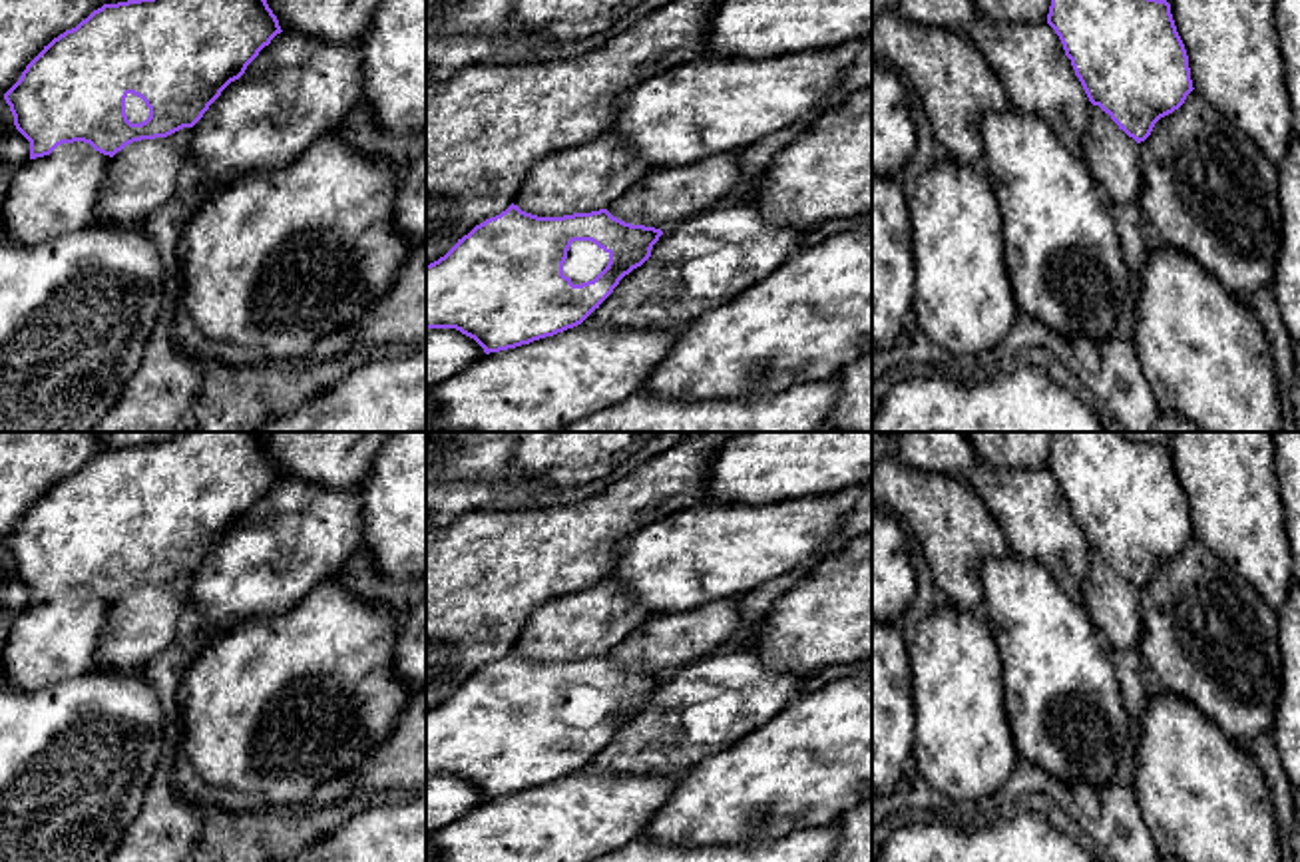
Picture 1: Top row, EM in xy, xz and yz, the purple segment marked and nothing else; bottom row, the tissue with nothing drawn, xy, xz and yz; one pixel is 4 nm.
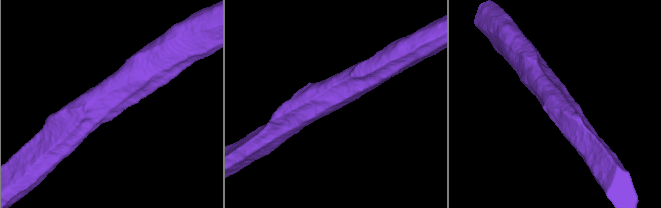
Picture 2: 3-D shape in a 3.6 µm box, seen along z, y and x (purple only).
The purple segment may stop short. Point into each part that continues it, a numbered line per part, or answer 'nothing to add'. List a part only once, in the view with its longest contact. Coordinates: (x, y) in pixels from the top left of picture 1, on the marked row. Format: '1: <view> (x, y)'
1: xz (586, 259)

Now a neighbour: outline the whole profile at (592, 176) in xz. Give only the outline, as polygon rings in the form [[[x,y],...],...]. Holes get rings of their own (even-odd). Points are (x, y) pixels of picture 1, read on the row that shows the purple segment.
[[[613,129],[542,159],[514,199],[538,217],[609,209],[651,167]]]

